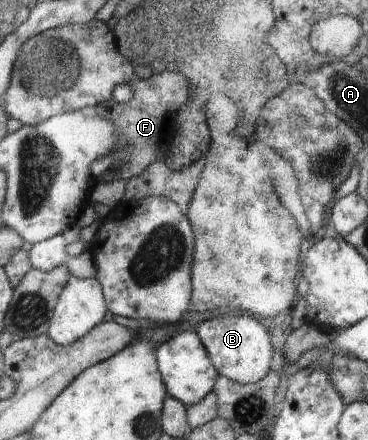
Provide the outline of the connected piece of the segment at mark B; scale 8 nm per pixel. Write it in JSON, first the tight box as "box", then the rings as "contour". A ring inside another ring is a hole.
{"box":[196,314,273,384],"contour":[[[251,314],[221,315],[203,320],[198,325],[196,333],[200,335],[219,376],[241,384],[256,383],[268,376],[272,369],[273,348],[269,344],[267,330]]]}

